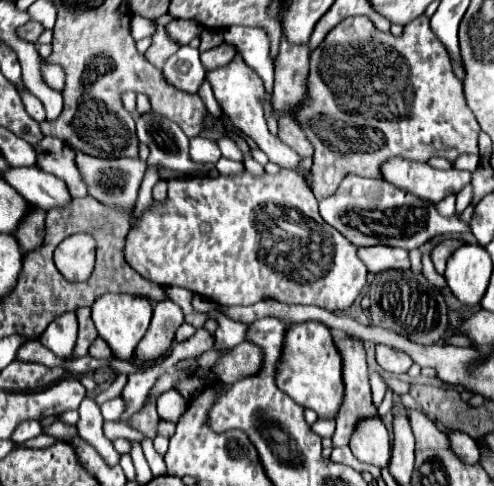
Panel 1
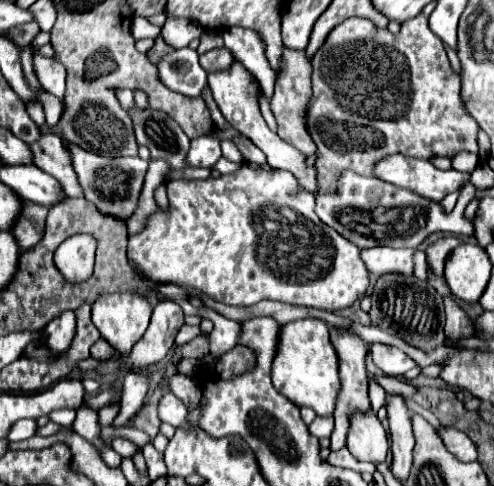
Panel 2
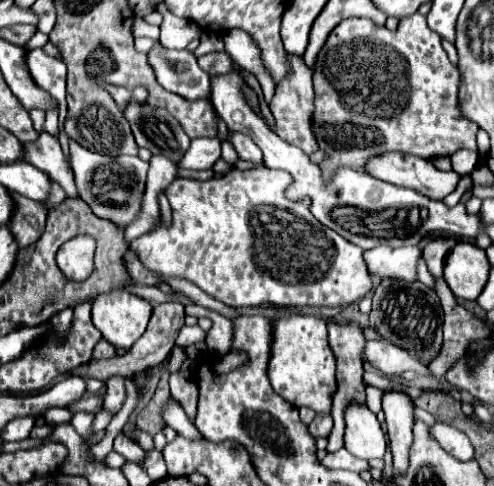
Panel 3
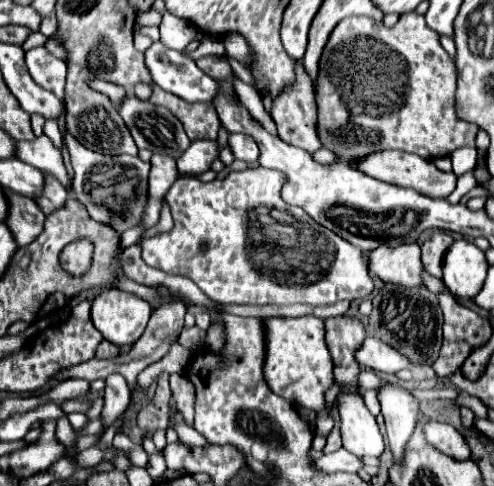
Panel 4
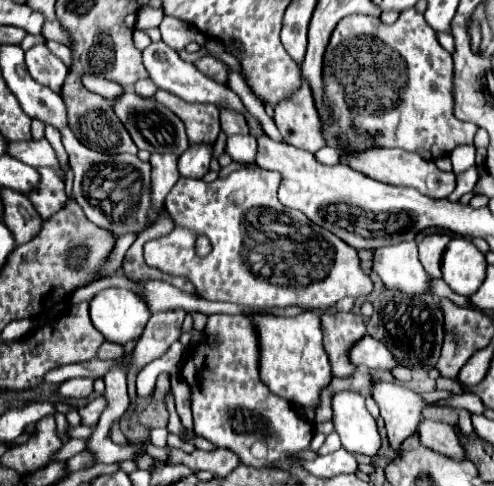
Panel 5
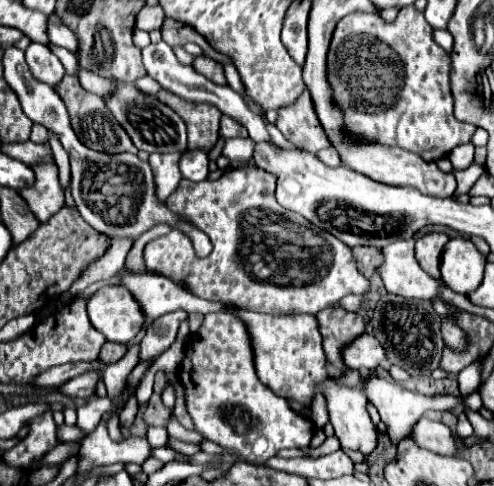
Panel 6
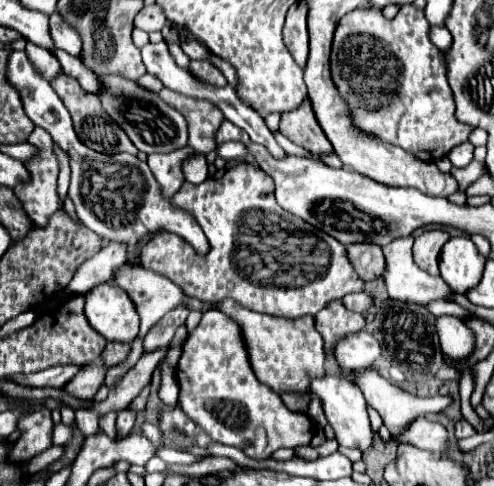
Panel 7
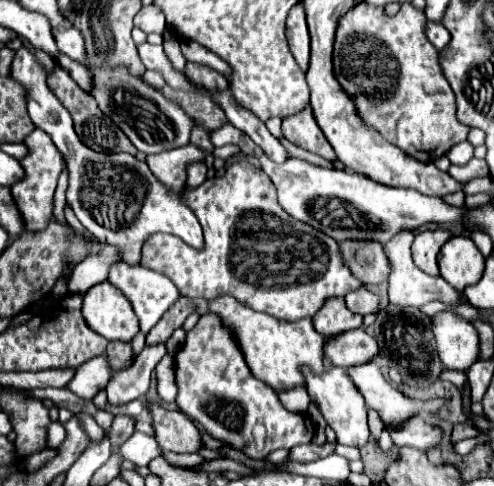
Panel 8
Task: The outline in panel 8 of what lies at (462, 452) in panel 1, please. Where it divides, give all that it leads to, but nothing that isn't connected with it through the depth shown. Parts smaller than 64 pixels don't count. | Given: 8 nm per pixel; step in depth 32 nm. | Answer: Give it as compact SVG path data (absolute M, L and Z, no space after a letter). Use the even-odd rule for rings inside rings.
M418 414L410 416L400 426L386 426L386 430L390 432L390 438L398 448L412 446L420 450L432 450L438 448L442 440L442 430L438 426L426 424Z

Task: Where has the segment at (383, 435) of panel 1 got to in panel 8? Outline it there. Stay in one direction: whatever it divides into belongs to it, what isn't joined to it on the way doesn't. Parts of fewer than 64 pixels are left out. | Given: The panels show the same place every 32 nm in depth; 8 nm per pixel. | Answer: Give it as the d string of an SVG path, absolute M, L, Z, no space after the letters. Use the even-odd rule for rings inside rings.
M300 366L300 372L304 376L304 386L306 386L310 398L316 402L316 406L322 412L328 426L336 432L338 442L346 444L346 446L356 446L356 448L364 446L368 442L368 438L370 438L366 404L364 404L364 398L360 396L360 392L358 392L358 388L348 378L346 370L336 366L336 368L330 368L330 370L324 370L324 372L316 374L308 366Z

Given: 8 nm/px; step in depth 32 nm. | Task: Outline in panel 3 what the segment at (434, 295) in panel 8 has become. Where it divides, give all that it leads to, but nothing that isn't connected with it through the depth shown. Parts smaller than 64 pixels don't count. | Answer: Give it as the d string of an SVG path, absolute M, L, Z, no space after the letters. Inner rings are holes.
M380 246L372 252L364 252L364 260L368 266L368 272L378 278L390 278L400 282L416 282L418 280L418 258L420 258L418 246L400 246L400 248L388 248Z

